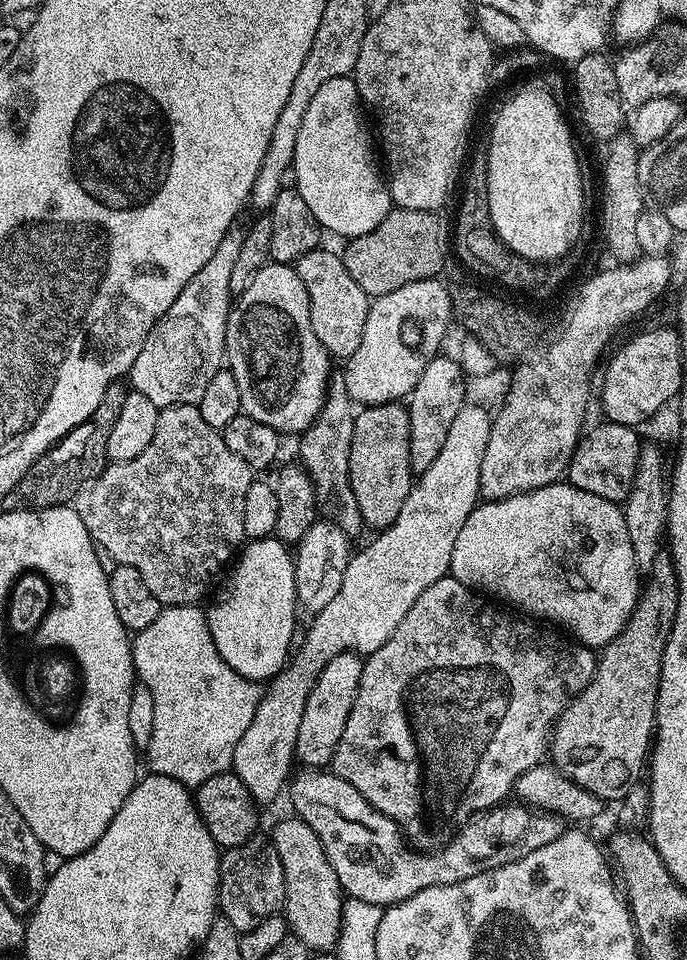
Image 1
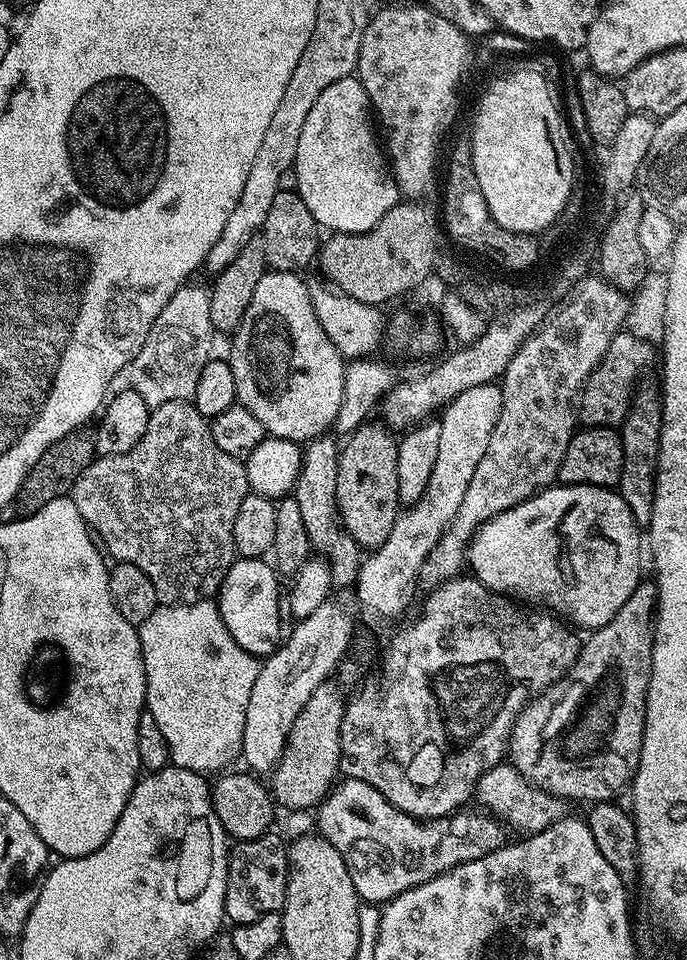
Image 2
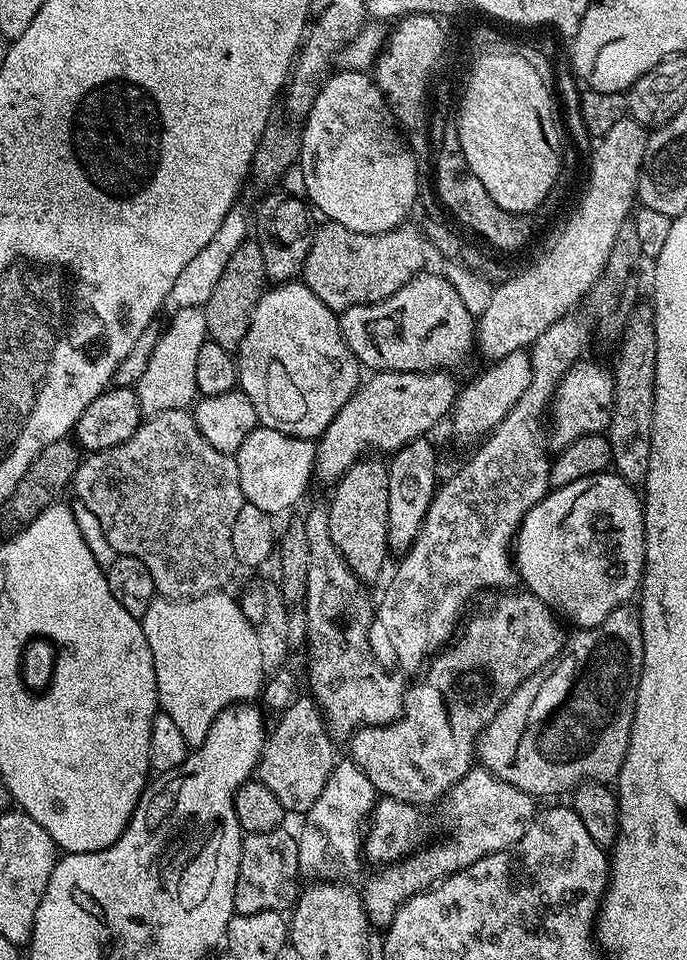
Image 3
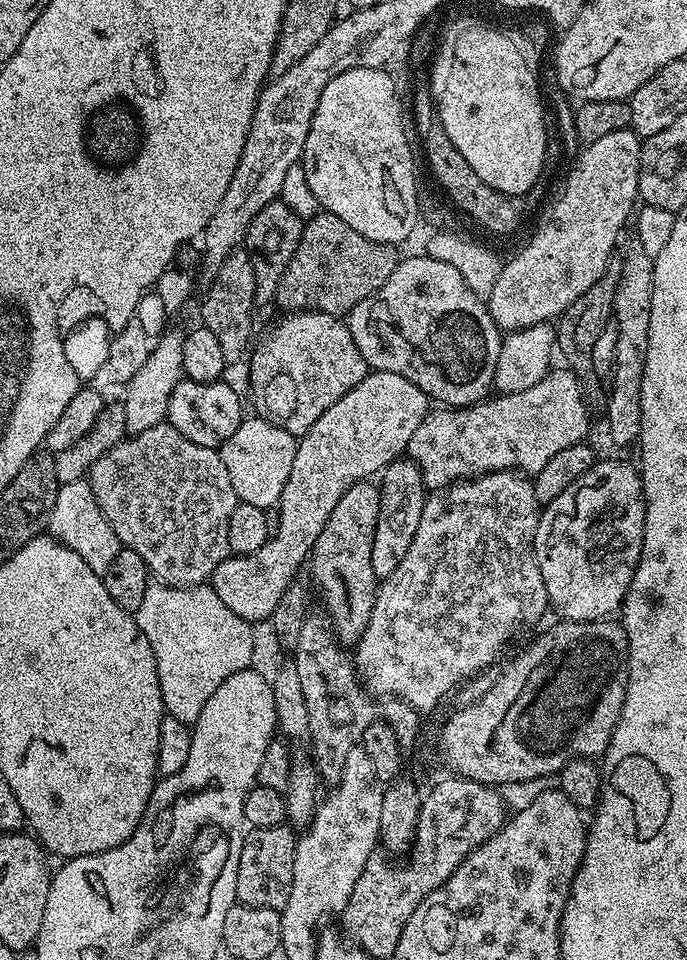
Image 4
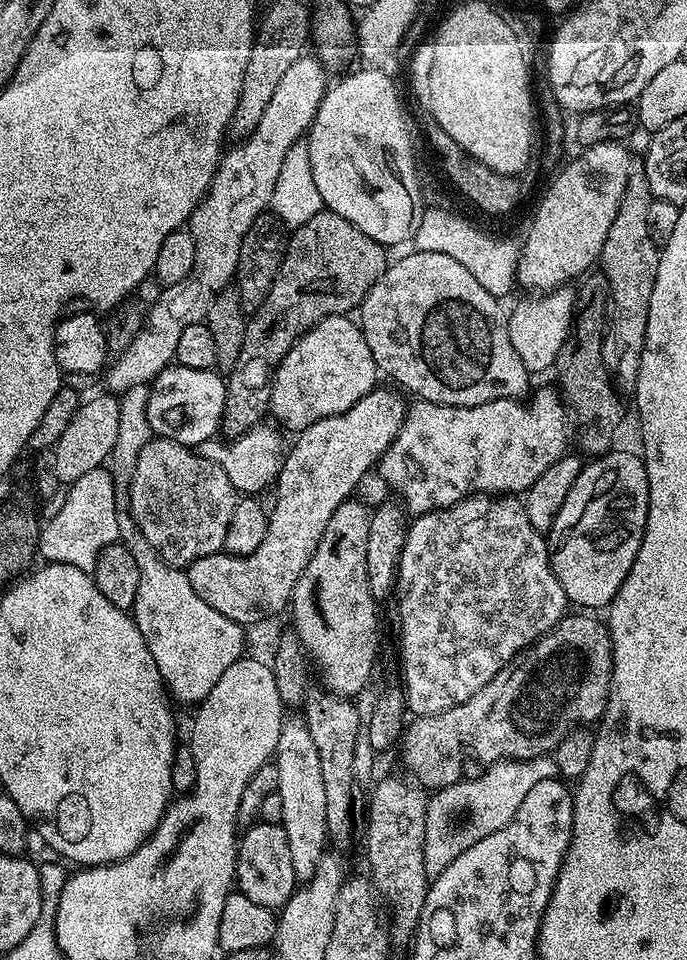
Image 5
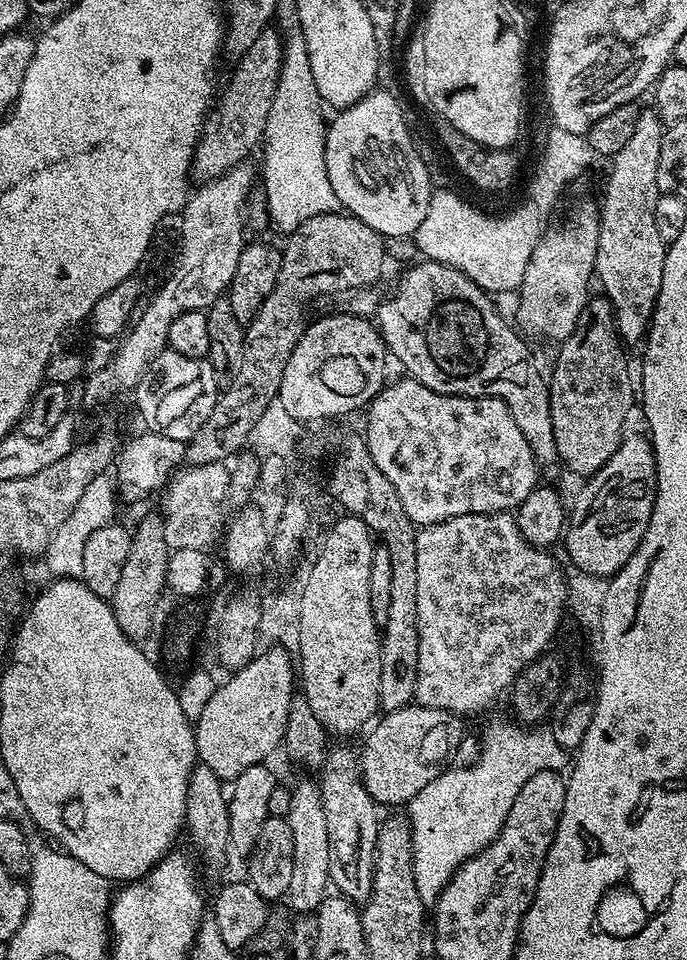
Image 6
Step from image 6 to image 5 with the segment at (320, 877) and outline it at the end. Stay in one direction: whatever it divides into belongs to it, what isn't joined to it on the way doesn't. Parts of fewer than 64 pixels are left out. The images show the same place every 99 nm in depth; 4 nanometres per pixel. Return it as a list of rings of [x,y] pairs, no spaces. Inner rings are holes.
[[[289,715],[282,727],[274,763],[278,770],[278,786],[275,792],[282,798],[282,818],[279,824],[286,830],[290,841],[290,858],[294,861],[297,881],[314,878],[318,862],[326,854],[324,848],[330,844],[326,826],[326,790],[322,783],[322,762],[318,758],[318,746],[310,738],[308,722],[303,715]]]

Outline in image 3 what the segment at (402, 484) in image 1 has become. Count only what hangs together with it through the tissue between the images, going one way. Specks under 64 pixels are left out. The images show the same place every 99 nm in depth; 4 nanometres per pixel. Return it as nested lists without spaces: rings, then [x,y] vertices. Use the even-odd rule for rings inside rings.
[[[361,458],[356,461],[350,470],[346,470],[336,481],[331,489],[332,501],[326,504],[328,509],[328,521],[330,522],[330,538],[334,538],[334,546],[346,558],[350,570],[363,580],[365,585],[372,586],[372,583],[380,576],[384,563],[390,559],[388,550],[388,515],[390,514],[390,478],[388,477],[388,466],[380,458]]]

